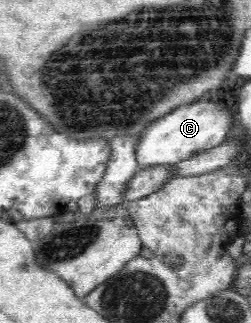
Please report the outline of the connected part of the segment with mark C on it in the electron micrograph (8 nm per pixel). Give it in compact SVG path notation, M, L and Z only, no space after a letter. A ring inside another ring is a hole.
M194 102L176 108L172 114L156 118L140 132L136 160L140 168L163 164L175 164L188 160L195 154L210 150L222 144L232 128L232 115L229 110L214 102Z

